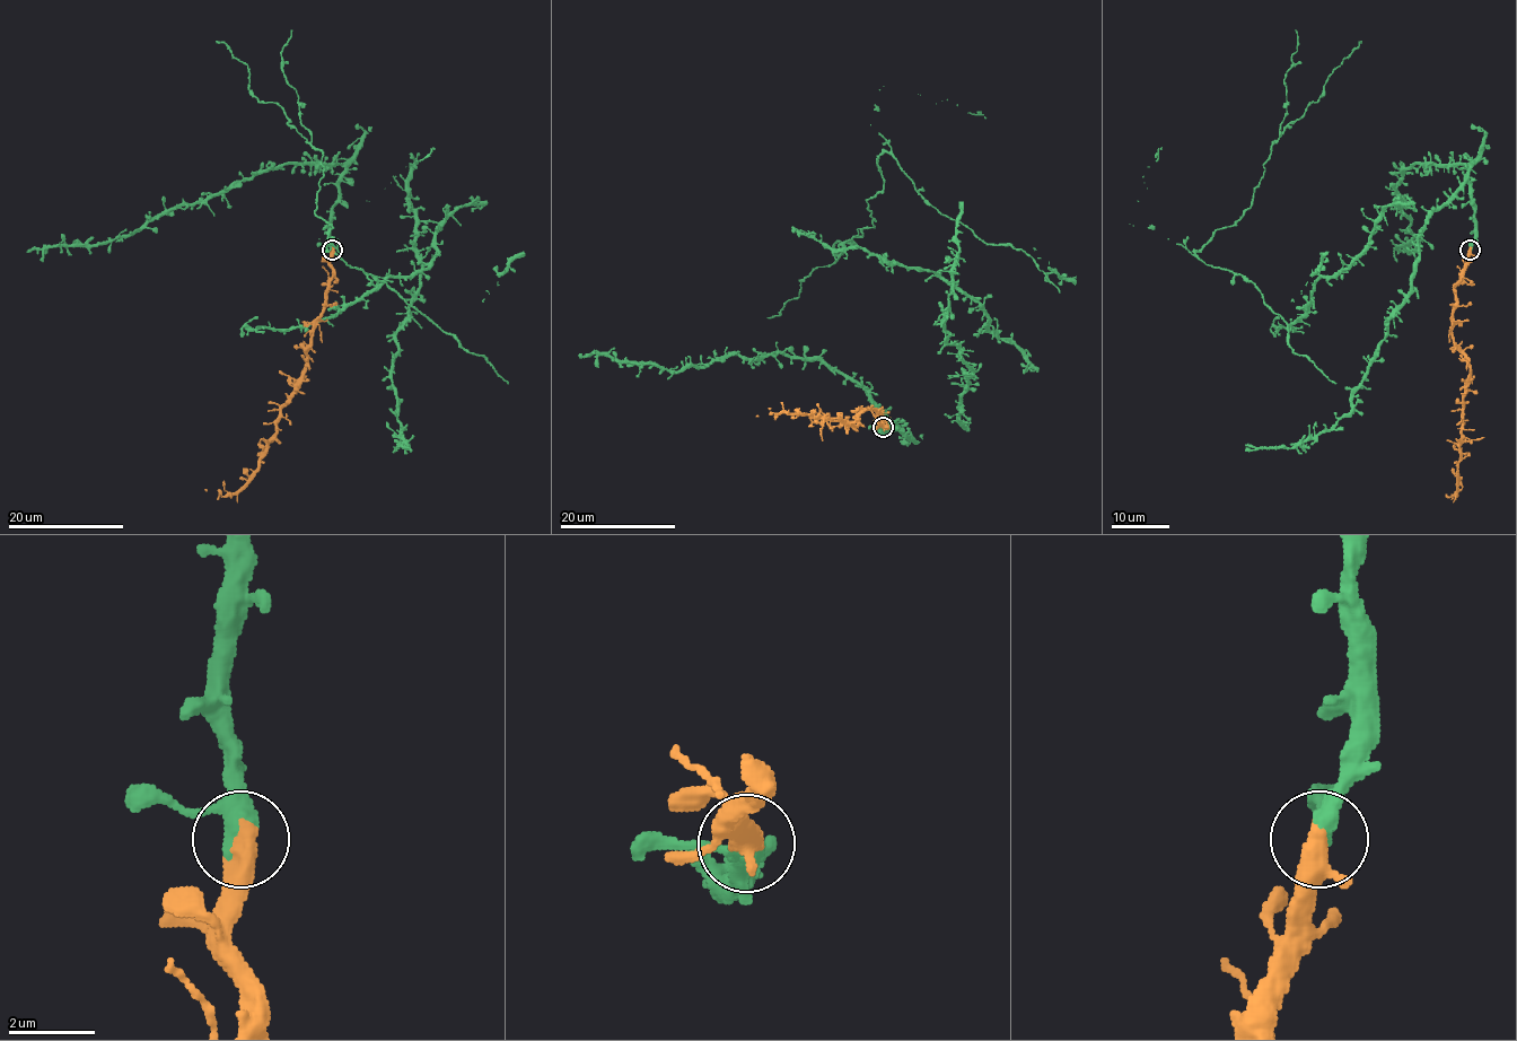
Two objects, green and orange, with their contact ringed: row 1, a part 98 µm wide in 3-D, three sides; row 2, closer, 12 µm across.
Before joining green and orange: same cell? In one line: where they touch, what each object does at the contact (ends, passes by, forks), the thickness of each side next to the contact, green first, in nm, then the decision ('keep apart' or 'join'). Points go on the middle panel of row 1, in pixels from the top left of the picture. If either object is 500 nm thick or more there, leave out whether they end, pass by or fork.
(883, 427) | green passes by | orange passes by | 320/400 nm | join

